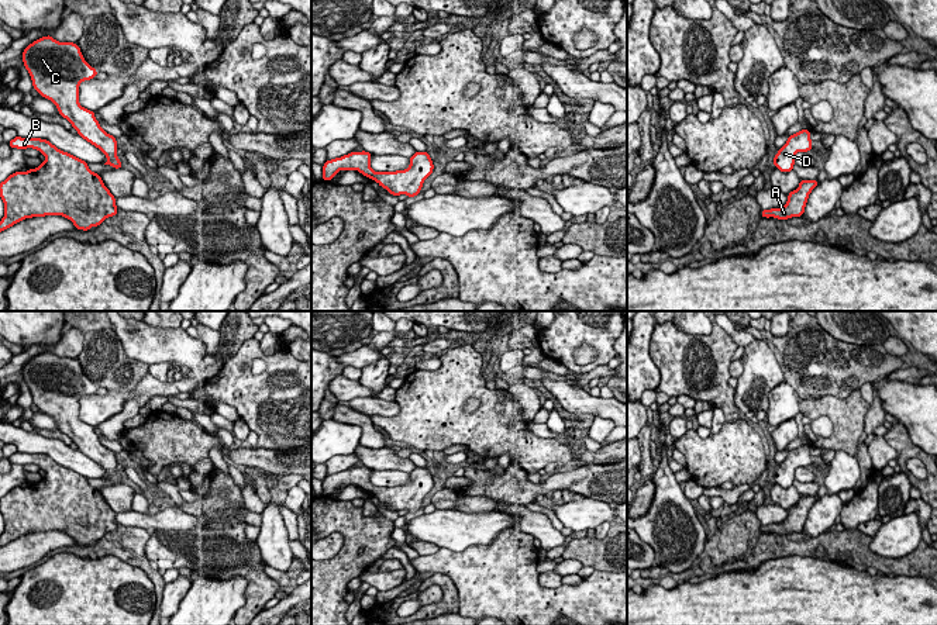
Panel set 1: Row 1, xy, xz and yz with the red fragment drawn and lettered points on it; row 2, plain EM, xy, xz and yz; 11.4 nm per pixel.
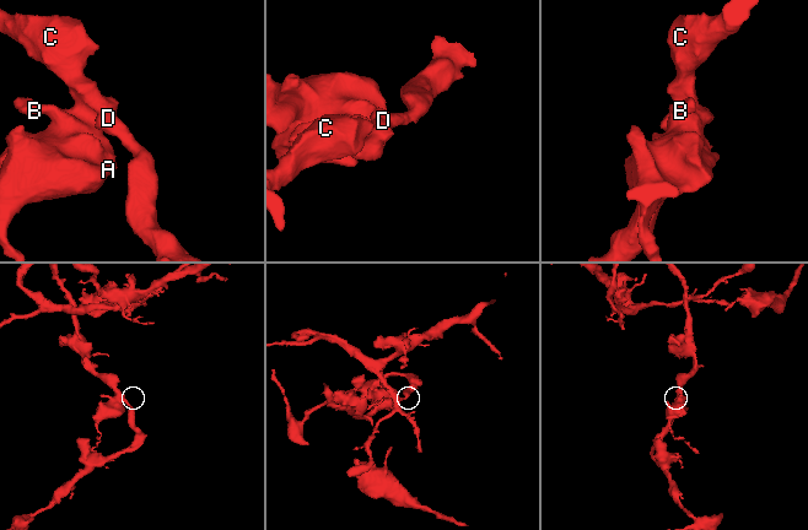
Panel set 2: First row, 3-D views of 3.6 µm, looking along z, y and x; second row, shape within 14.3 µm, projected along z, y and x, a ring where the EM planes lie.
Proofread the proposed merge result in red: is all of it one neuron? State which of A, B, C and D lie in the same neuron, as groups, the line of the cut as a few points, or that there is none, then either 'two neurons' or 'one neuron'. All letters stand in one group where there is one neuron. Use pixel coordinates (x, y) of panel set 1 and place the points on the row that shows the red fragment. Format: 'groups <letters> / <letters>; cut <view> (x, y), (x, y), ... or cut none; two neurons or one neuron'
groups A B C D; cut none; one neuron

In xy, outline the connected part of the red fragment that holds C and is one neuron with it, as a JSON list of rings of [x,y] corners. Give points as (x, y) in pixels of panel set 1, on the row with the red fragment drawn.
[[[46,35],[24,49],[23,62],[34,89],[58,107],[59,115],[72,124],[77,135],[106,155],[104,165],[123,168],[117,158],[117,138],[100,127],[94,111],[79,104],[79,84],[99,73],[85,61],[79,45]]]

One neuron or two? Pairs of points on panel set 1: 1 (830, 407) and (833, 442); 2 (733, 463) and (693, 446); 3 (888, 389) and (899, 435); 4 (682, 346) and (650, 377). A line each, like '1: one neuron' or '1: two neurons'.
1: one neuron
2: one neuron
3: two neurons
4: two neurons

